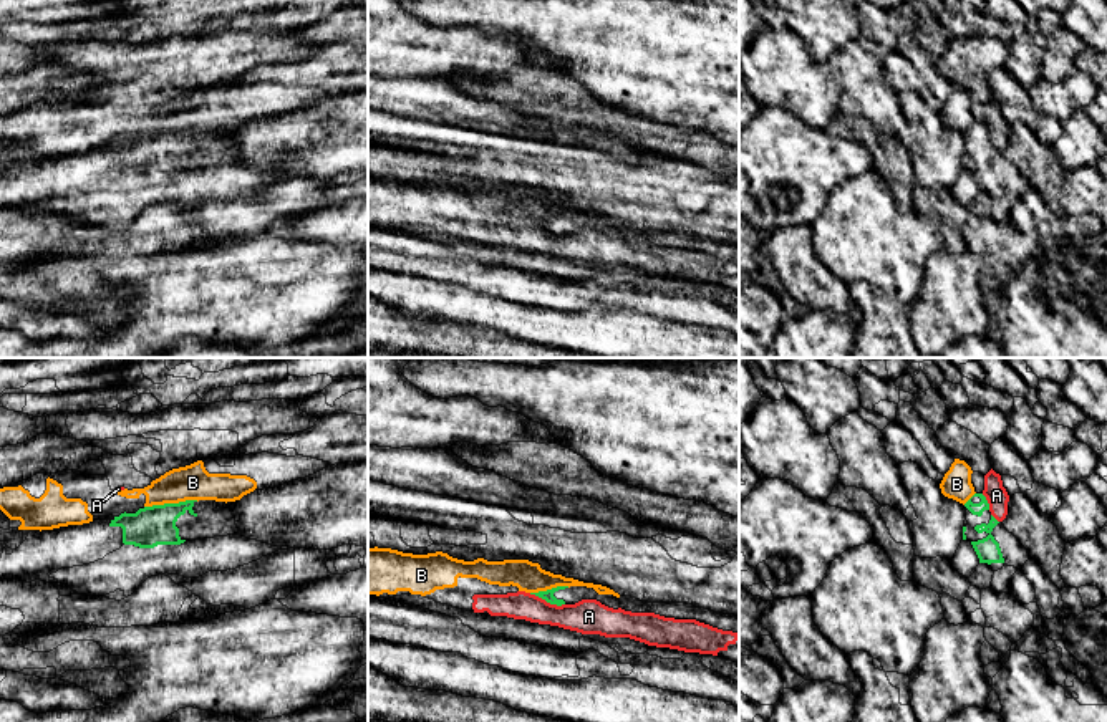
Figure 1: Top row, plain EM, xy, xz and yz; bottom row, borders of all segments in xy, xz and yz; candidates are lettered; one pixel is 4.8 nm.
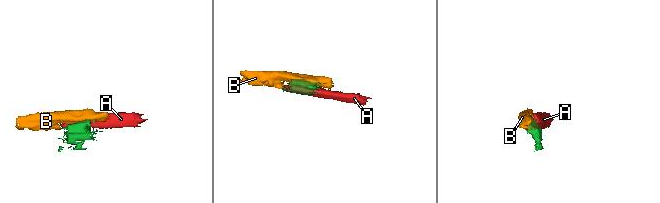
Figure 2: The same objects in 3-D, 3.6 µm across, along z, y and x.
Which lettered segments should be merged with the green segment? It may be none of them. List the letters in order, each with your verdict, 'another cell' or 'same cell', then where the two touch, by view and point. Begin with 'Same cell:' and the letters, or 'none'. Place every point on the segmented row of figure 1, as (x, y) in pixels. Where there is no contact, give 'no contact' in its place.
Same cell: none
A: another cell; meets green in xz at (547, 601)
B: another cell; meets green in xy at (171, 504)

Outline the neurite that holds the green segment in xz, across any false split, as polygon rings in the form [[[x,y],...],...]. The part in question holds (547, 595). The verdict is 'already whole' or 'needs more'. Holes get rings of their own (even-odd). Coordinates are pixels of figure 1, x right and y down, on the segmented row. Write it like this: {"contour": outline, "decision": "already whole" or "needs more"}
{"contour": [[[557,586],[547,591],[530,593],[542,599],[545,599],[550,604],[575,604],[582,599],[597,599],[602,604],[618,609],[620,608],[620,598],[613,594],[598,594],[593,588],[587,586]]], "decision": "needs more"}

